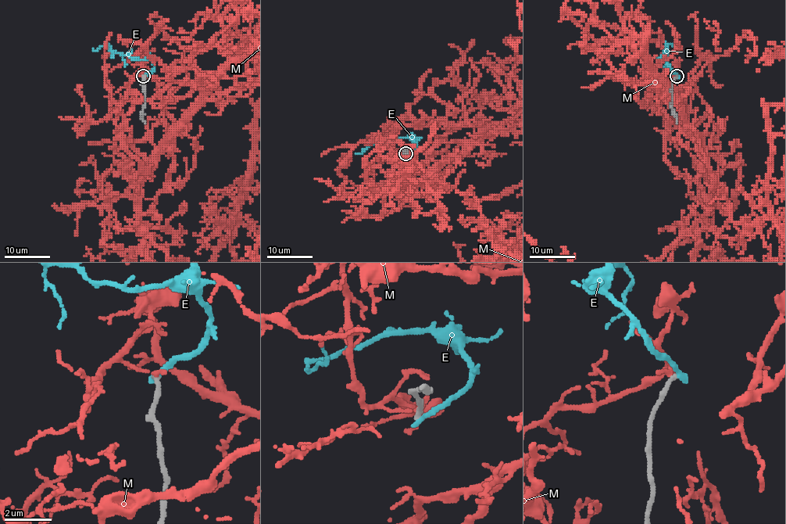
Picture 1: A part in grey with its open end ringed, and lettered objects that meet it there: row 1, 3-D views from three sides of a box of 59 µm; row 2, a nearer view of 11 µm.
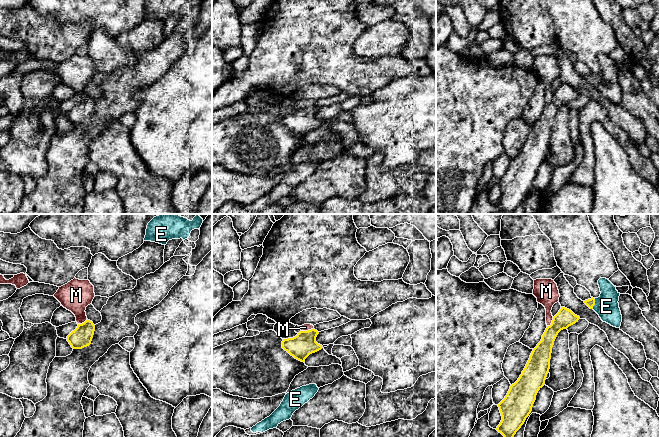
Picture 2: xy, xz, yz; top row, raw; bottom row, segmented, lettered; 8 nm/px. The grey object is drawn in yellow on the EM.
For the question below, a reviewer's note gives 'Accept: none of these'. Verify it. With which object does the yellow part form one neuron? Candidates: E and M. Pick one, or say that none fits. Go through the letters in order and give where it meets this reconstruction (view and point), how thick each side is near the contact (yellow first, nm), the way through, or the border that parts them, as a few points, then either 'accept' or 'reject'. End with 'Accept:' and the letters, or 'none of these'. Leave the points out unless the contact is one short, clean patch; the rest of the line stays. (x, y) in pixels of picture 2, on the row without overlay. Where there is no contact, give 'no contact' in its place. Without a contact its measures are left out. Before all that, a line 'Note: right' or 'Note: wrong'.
Note: wrong
E: contact yz (594, 79); calibres 70 and 190 nm; way yz (590, 79), (594, 79), (606, 82); accept
M: contact xz (308, 106); calibres 190 and 60 nm; border xz (313, 103), (301, 107); reject
Accept: E

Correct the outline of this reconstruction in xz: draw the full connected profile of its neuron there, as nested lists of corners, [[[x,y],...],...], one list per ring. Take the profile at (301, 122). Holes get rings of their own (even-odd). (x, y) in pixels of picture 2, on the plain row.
[[[314,104],[308,107],[300,107],[295,113],[283,115],[282,124],[295,135],[305,138],[312,129],[322,125],[322,121],[316,118],[319,110]]]

